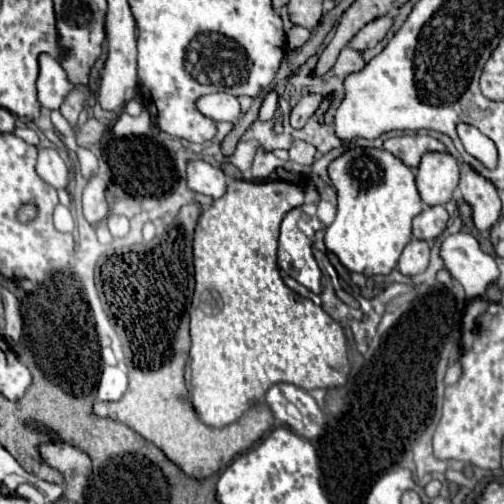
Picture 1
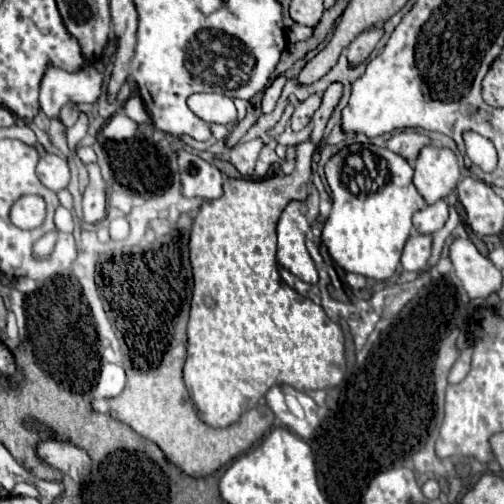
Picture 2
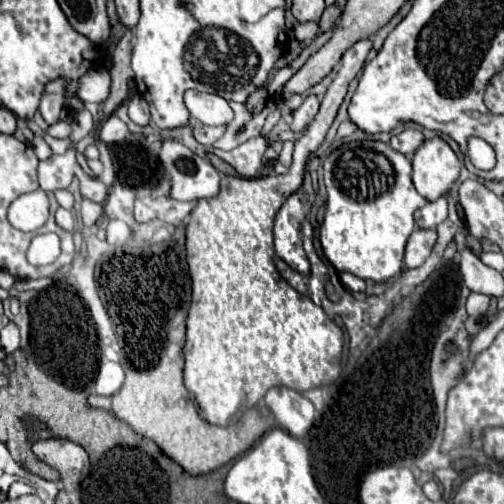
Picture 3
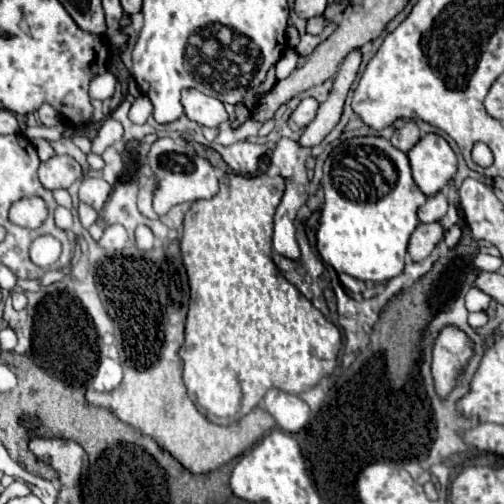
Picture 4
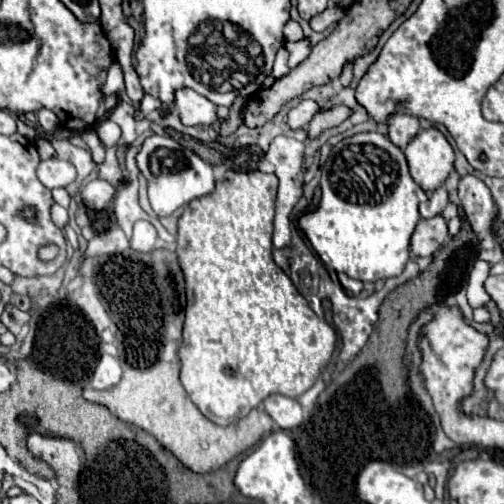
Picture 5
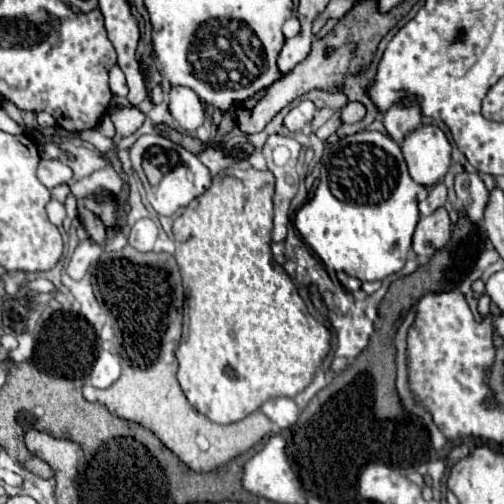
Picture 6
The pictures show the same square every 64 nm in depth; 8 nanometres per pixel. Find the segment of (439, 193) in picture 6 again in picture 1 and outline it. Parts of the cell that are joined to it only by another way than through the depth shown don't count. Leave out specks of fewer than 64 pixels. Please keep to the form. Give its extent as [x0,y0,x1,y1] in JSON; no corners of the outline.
[412,206,448,242]

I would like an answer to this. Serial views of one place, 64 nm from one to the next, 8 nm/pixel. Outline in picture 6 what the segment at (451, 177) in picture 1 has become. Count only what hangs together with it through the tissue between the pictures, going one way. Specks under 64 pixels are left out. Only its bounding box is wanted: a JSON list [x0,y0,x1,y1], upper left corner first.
[402,124,450,188]

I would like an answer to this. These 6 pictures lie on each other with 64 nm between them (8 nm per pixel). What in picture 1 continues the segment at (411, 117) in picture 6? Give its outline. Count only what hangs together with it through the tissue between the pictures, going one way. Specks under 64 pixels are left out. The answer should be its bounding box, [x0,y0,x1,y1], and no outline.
[384,134,444,168]

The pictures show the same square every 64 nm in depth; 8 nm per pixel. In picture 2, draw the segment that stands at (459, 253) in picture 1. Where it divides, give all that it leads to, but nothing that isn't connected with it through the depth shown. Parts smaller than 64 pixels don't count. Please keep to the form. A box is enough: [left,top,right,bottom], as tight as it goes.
[448,238,502,298]

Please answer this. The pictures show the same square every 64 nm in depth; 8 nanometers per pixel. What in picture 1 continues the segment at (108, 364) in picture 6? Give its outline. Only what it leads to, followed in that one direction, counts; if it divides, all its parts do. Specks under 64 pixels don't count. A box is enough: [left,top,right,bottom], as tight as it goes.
[96,366,128,402]

